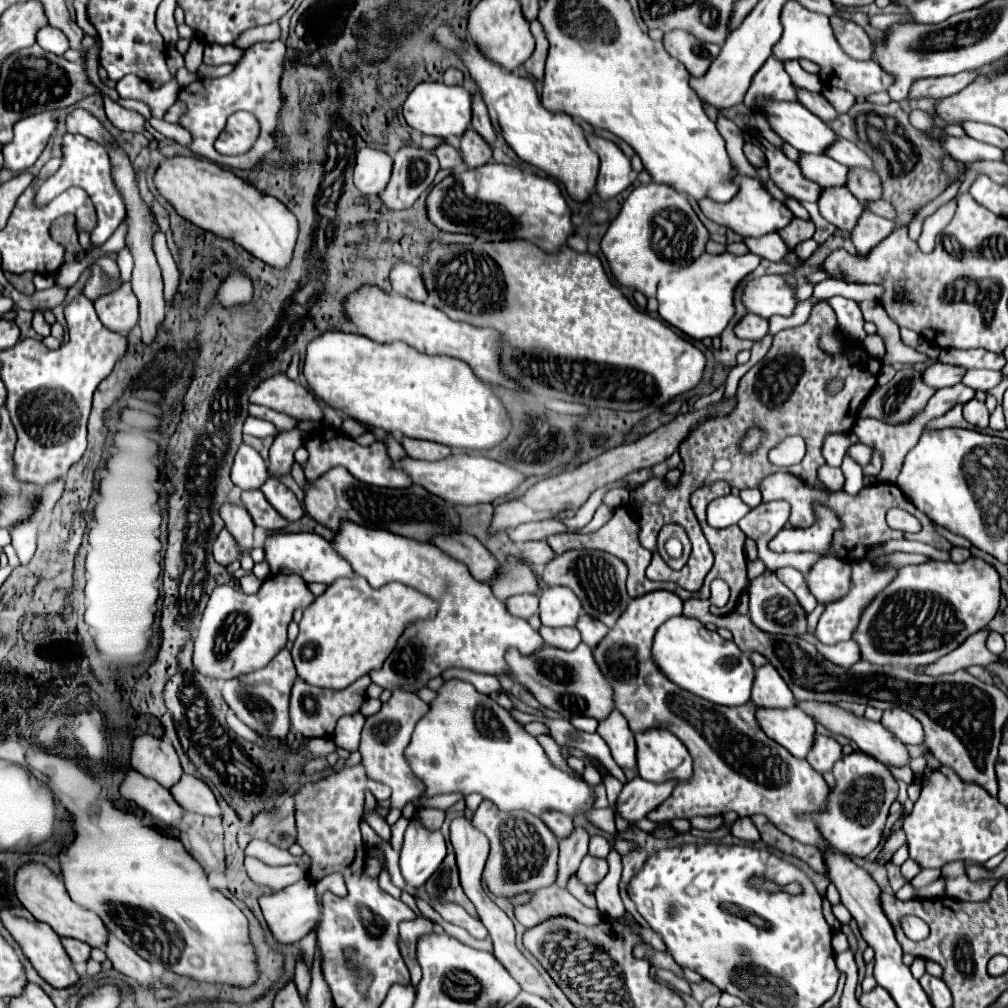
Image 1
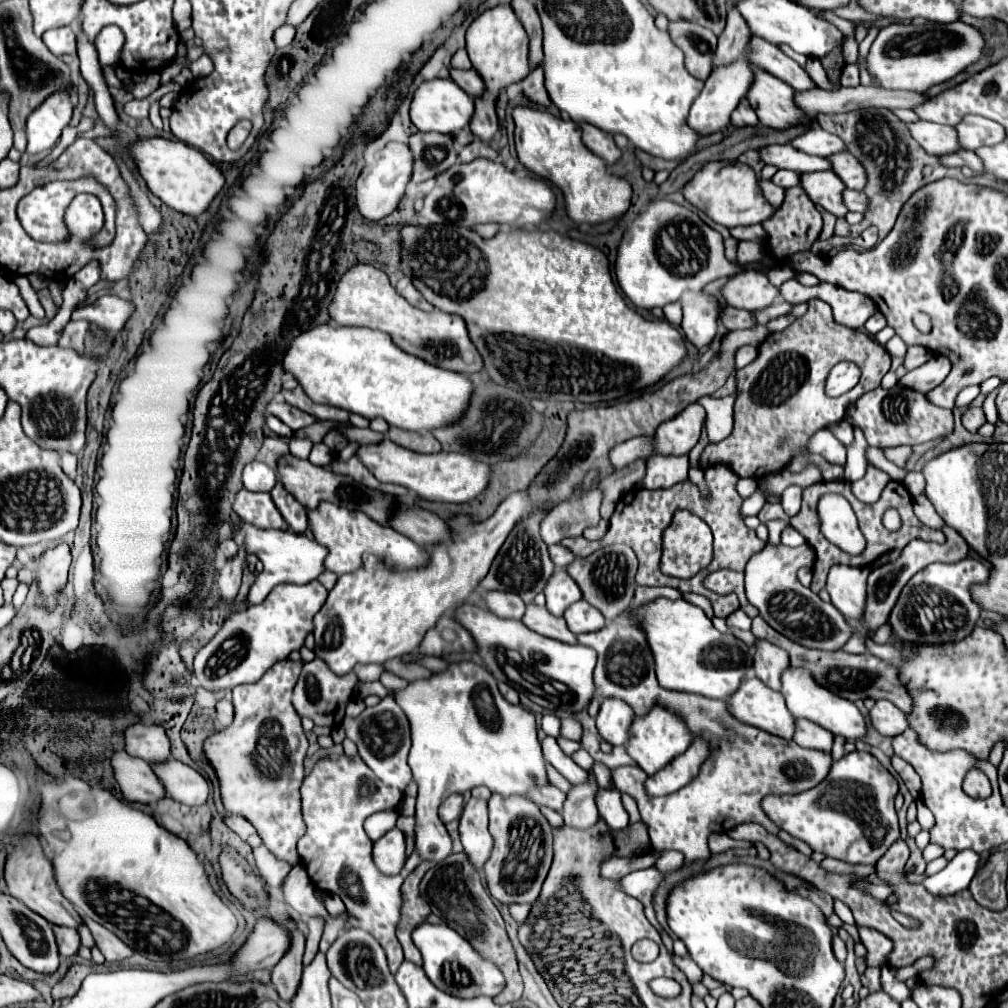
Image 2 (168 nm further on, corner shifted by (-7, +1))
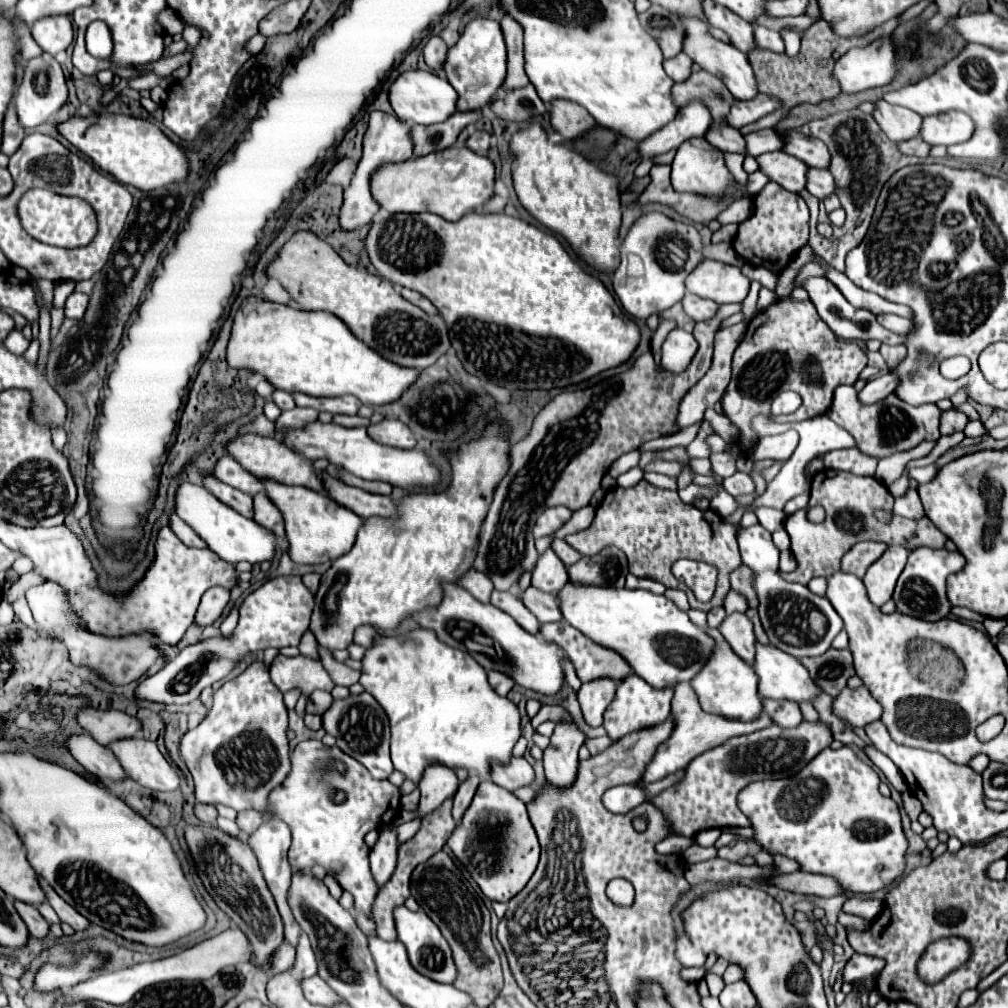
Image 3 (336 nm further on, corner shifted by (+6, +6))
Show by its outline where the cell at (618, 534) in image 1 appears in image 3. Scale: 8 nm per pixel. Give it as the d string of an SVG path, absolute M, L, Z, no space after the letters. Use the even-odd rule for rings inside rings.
M641 480L631 488L609 488L603 502L597 506L593 524L583 532L565 536L565 542L585 556L593 556L599 548L605 546L617 546L625 552L631 574L663 582L667 588L679 588L689 596L691 608L709 612L717 606L723 606L723 600L729 592L729 572L741 564L737 548L739 530L741 524L723 520L721 524L713 524L707 518L707 512L685 504L677 494L673 494L673 490L663 490L649 484L647 480ZM684 558L709 562L719 568L719 580L713 600L699 602L693 592L673 576L673 562Z

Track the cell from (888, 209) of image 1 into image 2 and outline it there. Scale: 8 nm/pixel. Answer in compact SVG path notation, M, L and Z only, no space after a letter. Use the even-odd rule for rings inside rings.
M846 189L842 191L842 199L848 207L848 211L858 211L858 213L864 213L866 211L866 195L862 191L852 191L852 189Z

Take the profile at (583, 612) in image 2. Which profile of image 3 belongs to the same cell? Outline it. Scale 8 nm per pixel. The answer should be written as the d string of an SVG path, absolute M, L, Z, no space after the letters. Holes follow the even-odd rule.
M529 586L523 594L521 594L525 606L529 606L529 610L537 616L539 622L561 622L563 620L563 612L557 600L557 594L547 594L541 592L533 586Z

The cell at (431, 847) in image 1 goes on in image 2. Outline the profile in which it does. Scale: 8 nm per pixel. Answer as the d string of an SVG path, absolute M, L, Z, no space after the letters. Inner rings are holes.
M474 661L450 663L444 671L432 673L428 679L410 681L404 689L392 691L392 695L394 695L394 701L406 713L410 721L410 731L412 731L408 765L418 785L416 849L420 853L420 859L430 859L438 863L452 853L452 841L448 837L448 831L444 825L440 825L440 819L438 819L438 807L450 793L464 793L478 785L486 785L490 791L508 797L508 795L526 795L526 791L534 783L538 785L548 783L542 747L536 737L534 715L520 705L508 703L500 695L492 673L482 665L476 665Z

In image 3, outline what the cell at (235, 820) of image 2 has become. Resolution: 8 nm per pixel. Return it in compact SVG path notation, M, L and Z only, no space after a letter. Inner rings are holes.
M195 804L195 814L201 822L205 824L213 824L217 820L217 808L215 806L209 806L209 804Z

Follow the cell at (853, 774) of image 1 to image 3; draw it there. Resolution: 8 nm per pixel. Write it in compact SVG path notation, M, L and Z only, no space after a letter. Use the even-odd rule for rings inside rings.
M843 746L839 750L831 750L831 748L825 748L823 752L819 752L797 776L793 778L785 778L785 780L761 780L761 782L751 782L749 786L745 786L741 792L739 792L739 808L741 812L751 820L751 826L755 828L755 840L769 852L777 852L777 854L785 854L793 860L797 860L801 864L801 870L805 872L817 872L817 874L827 874L827 876L833 876L841 882L845 894L873 894L877 890L883 890L885 886L889 886L891 882L895 882L897 878L903 876L905 872L905 860L903 860L903 854L907 850L907 838L903 834L903 828L901 828L901 814L899 814L899 808L897 804L891 800L891 798L883 798L881 792L879 792L879 776L877 772L865 764L849 746ZM883 864L883 870L877 870L877 866Z

